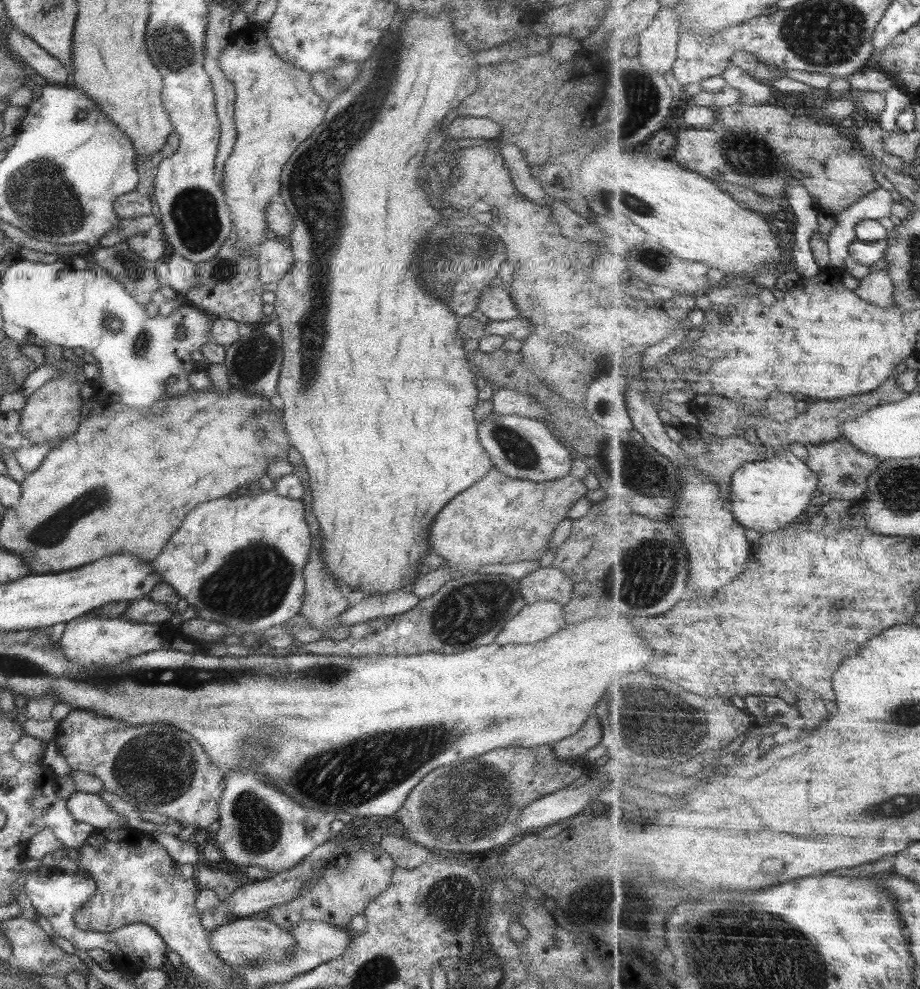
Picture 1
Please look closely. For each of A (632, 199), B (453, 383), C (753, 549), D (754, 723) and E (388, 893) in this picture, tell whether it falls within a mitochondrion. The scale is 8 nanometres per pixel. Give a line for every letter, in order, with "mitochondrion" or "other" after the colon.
A: mitochondrion
B: other
C: other
D: other
E: other

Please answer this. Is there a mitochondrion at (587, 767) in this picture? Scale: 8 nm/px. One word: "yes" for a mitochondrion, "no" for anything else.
no

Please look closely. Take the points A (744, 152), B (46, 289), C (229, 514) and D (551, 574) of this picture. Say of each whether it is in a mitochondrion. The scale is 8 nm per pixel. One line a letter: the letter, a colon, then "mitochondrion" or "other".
A: mitochondrion
B: other
C: other
D: other

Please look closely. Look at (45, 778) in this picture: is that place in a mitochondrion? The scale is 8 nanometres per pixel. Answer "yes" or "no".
no

